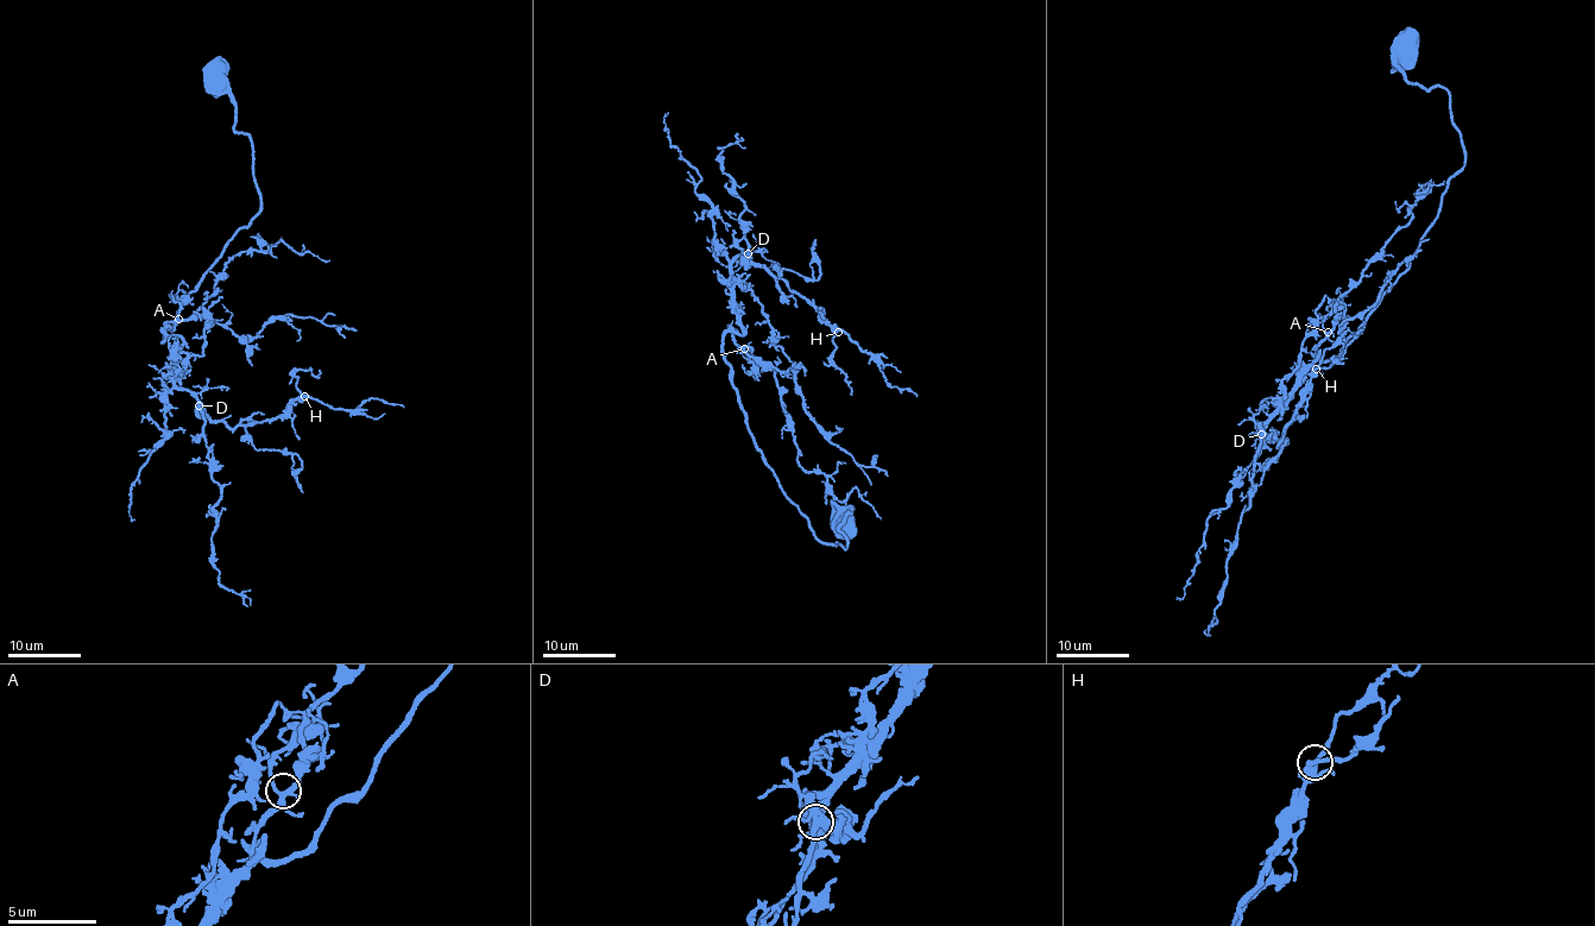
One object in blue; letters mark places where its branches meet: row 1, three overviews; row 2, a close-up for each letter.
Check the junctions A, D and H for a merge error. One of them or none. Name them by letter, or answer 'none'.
none

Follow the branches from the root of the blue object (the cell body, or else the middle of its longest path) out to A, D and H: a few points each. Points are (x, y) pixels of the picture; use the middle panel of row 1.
A: (848, 524), (849, 508), (839, 529), (844, 548), (820, 541), (766, 464), (733, 386), (725, 333), (744, 348)
D: (848, 524), (844, 548), (818, 539), (741, 408), (722, 341), (743, 332), (727, 278), (748, 253)
H: (848, 524), (844, 548), (818, 539), (748, 427), (722, 345), (743, 332), (737, 257), (838, 332)

